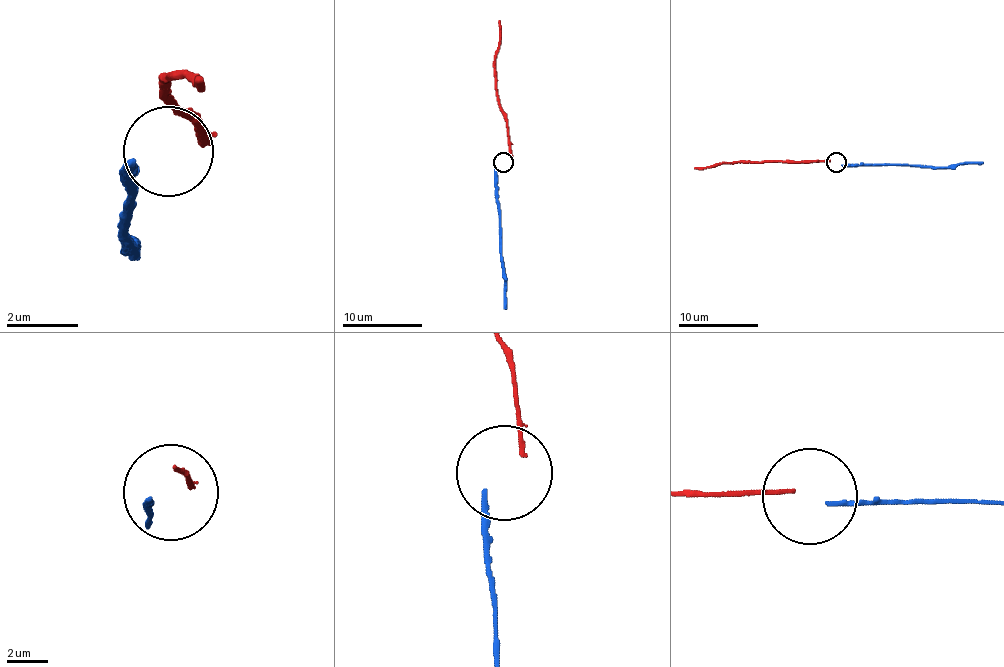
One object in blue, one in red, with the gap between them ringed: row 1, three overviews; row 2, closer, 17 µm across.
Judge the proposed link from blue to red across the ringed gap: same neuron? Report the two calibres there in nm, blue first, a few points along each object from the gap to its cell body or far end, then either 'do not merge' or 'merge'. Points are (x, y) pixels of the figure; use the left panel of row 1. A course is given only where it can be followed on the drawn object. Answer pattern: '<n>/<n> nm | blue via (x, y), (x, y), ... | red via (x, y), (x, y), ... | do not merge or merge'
240/200 nm | blue via (137, 163), (119, 243), (131, 245) | red via (196, 144), (202, 114), (170, 105), (164, 82), (170, 69), (190, 83), (199, 84) | do not merge

